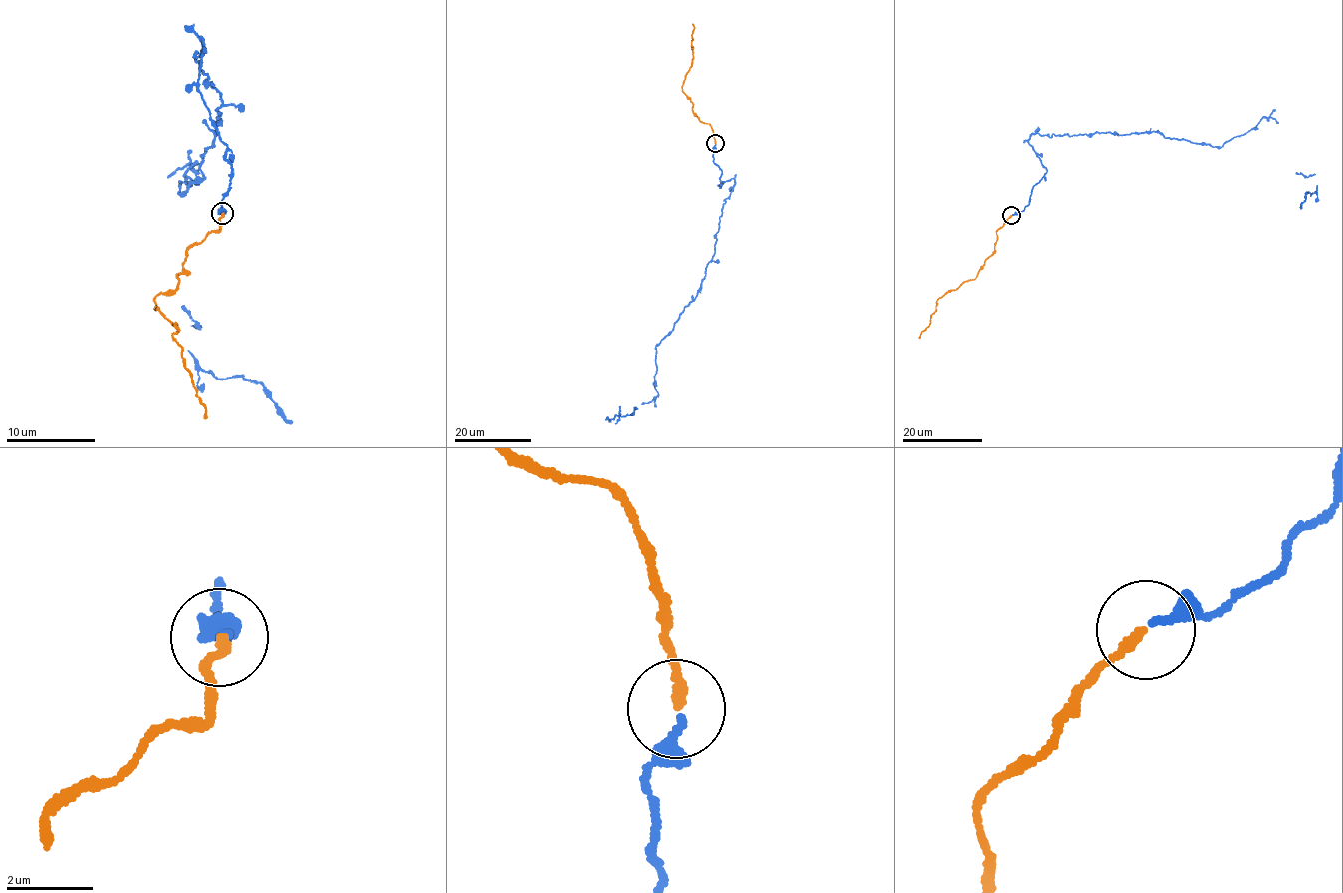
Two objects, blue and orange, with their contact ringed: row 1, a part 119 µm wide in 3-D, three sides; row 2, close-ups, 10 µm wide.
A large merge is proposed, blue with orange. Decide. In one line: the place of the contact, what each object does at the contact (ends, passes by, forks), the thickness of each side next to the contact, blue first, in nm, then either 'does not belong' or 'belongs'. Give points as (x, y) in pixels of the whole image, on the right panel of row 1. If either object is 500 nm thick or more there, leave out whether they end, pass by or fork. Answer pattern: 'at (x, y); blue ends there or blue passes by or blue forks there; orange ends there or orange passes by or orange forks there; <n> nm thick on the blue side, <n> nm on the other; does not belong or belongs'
at (1011, 215); blue passes by; orange ends there; 180 nm thick on the blue side, 200 nm on the other; belongs

